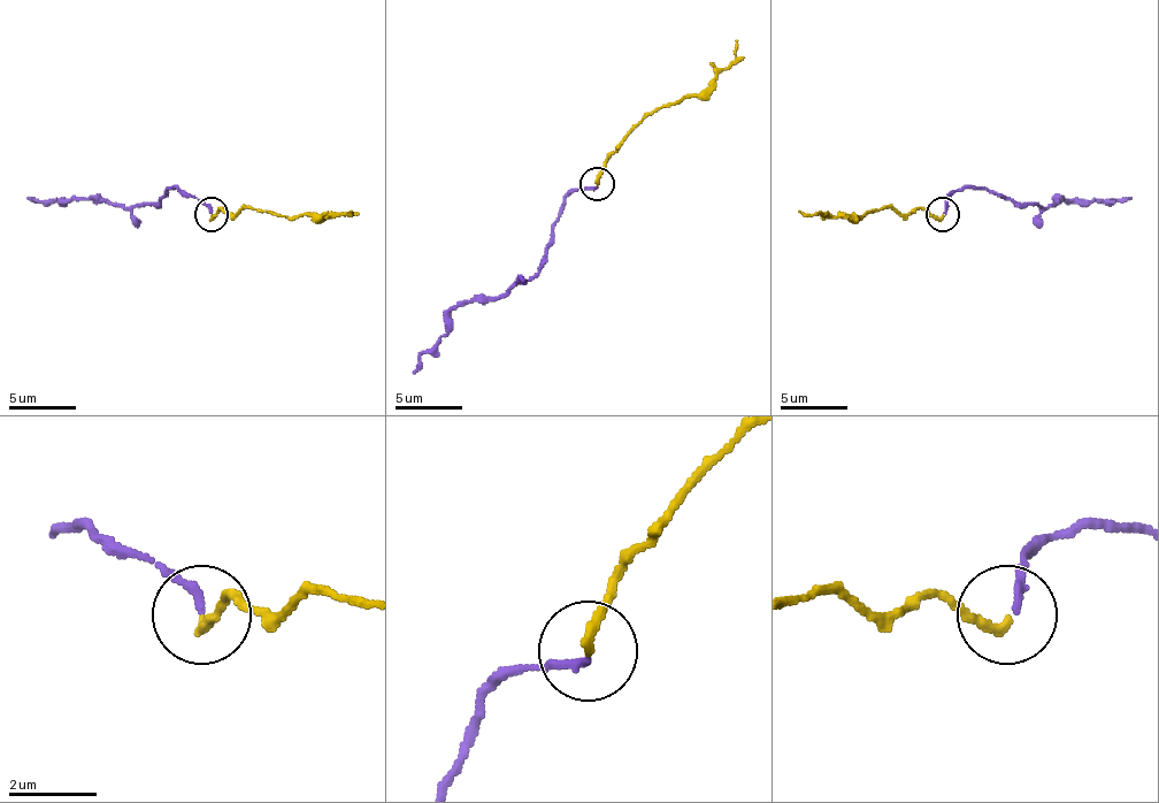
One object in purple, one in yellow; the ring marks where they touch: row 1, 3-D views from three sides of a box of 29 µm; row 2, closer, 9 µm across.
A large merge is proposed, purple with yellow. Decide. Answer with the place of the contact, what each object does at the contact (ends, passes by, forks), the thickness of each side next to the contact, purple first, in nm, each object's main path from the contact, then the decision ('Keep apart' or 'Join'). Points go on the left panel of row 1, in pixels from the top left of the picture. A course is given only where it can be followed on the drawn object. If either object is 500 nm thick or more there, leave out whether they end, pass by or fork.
Place: (212, 214). At the ring purple ends. At the ring yellow ends. Thickness 170 nm (purple) against 200 nm. Course of purple: (212, 215), (178, 188), (168, 188), (154, 201), (121, 208), (110, 201), (27, 198). Course of yellow: (212, 215), (219, 208), (232, 215), (243, 208), (290, 219), (351, 215), (351, 212). Join

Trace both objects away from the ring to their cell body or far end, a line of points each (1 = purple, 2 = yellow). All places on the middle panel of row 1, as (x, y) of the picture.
1: (598, 186), (584, 186), (565, 200), (540, 267), (497, 298), (460, 301), (450, 311), (450, 328), (413, 372)
2: (598, 183), (605, 159), (649, 115), (699, 96), (736, 58), (736, 41)

